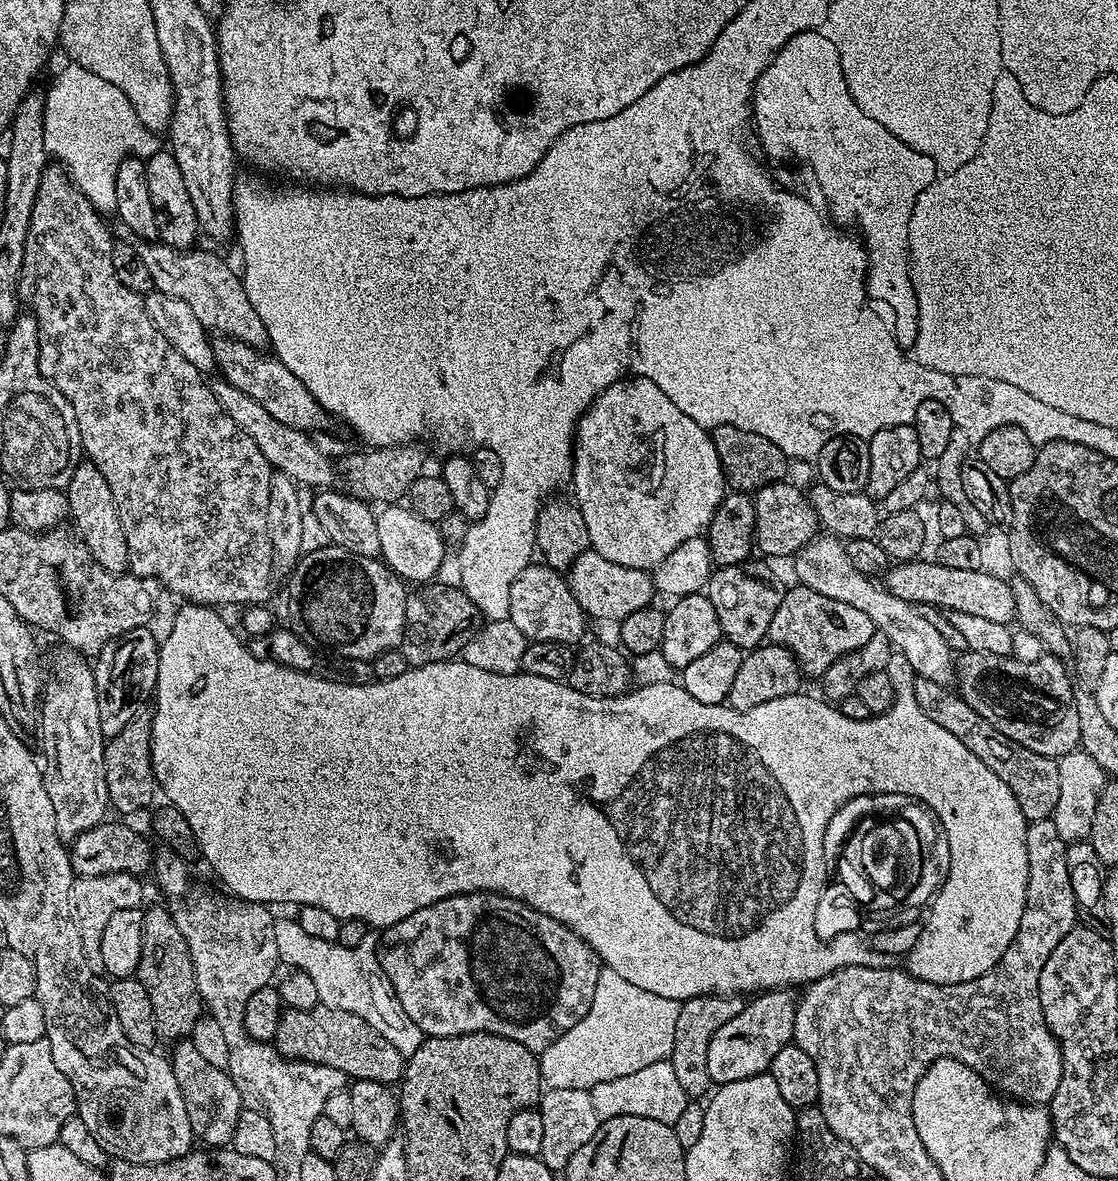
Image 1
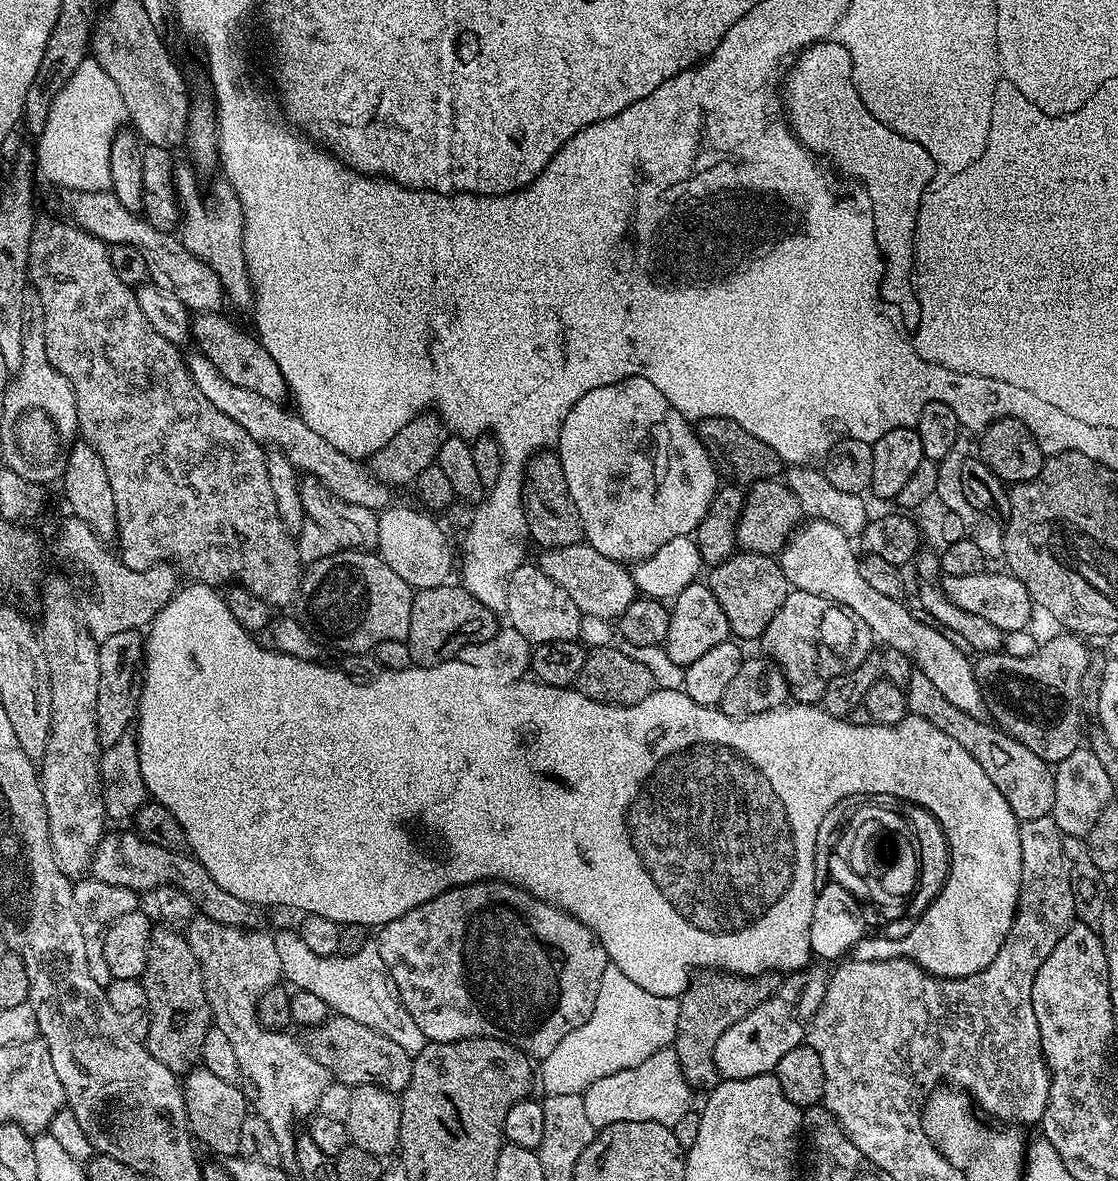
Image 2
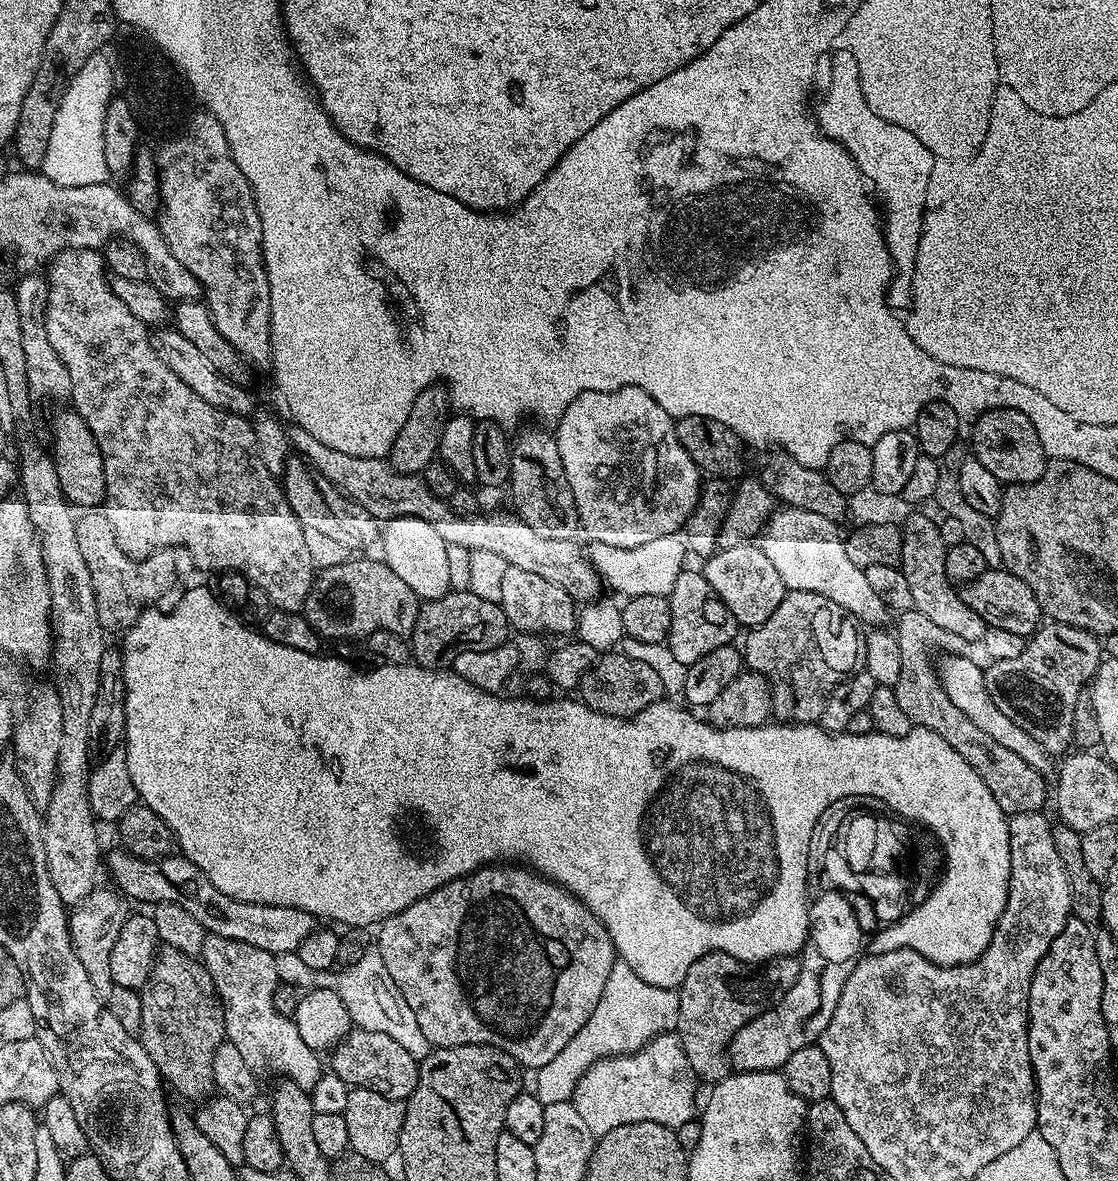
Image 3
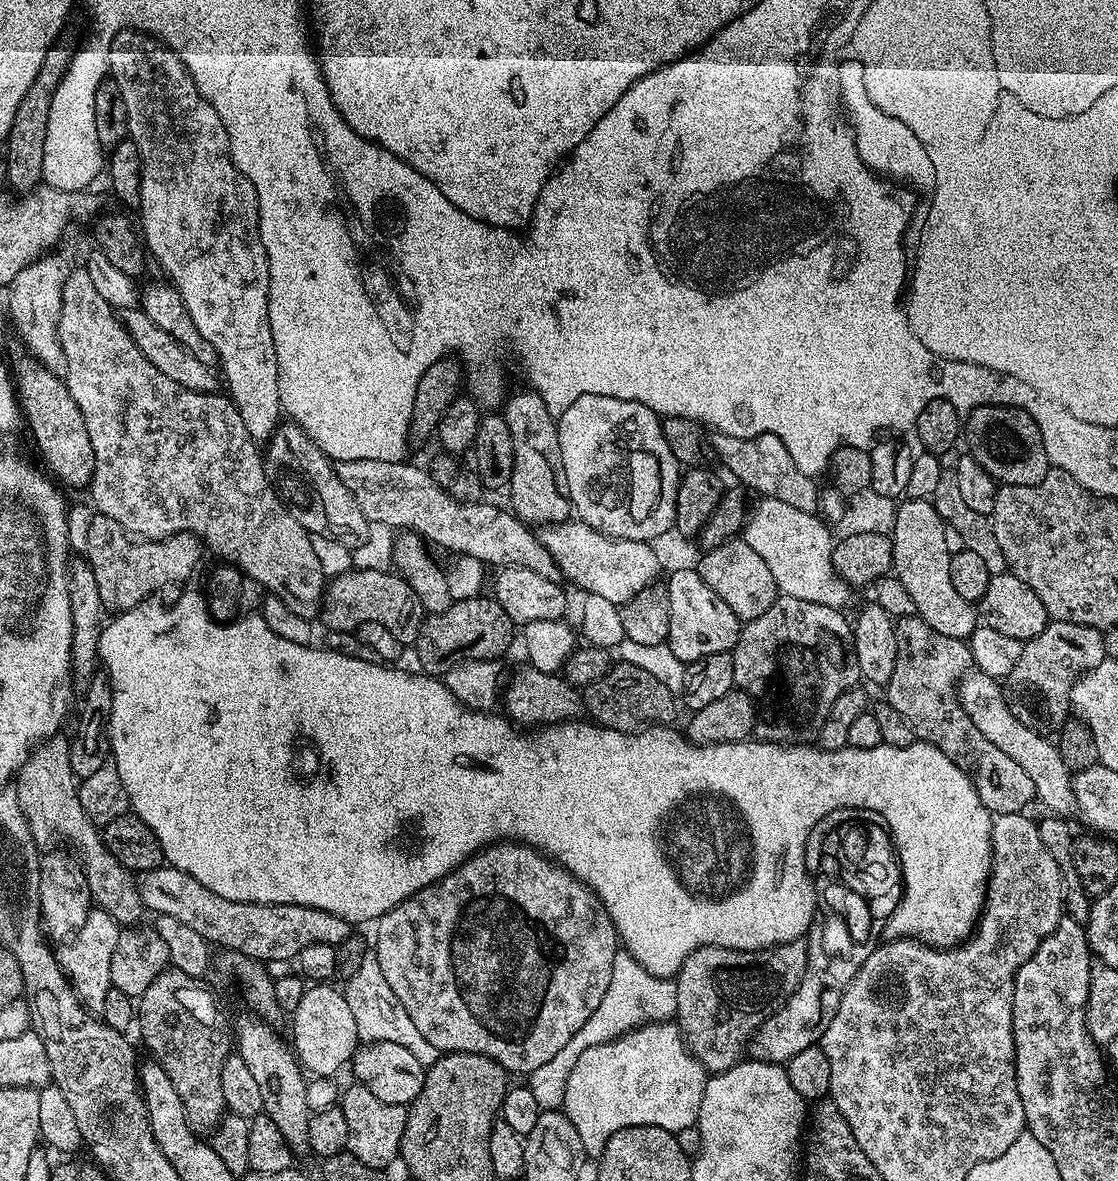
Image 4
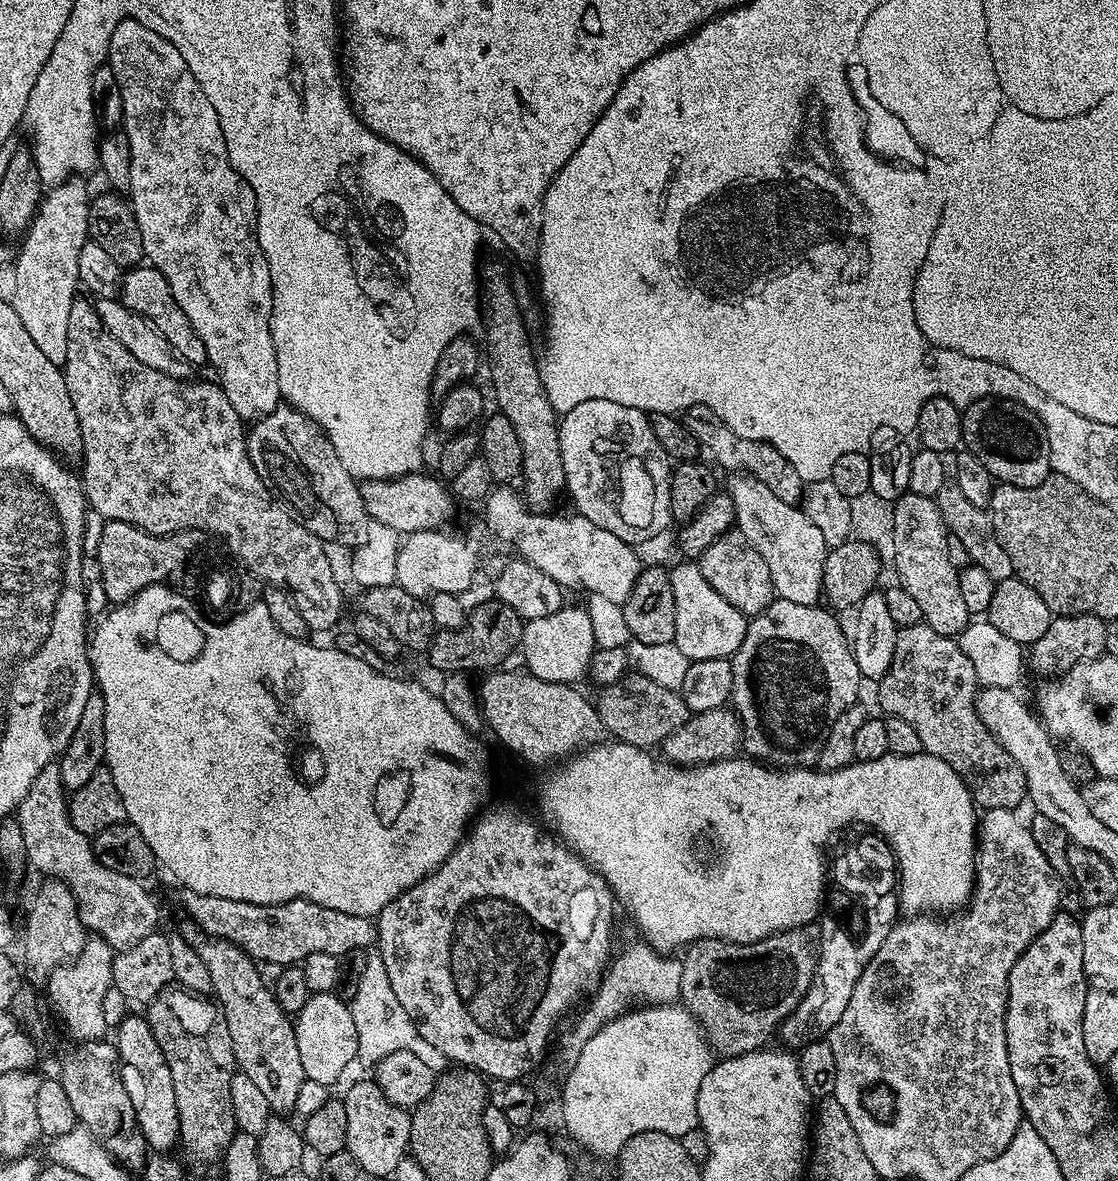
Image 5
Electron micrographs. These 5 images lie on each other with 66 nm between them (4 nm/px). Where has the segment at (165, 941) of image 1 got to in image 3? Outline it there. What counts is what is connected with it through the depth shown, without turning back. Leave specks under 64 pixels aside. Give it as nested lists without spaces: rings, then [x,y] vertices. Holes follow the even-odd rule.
[[[167,946],[161,947],[156,954],[154,970],[144,983],[140,992],[142,1016],[138,1031],[140,1045],[150,1054],[154,1066],[158,1066],[161,1077],[169,1089],[188,1100],[204,1102],[214,1092],[214,1050],[225,1043],[224,1009],[216,998],[216,987],[203,963],[195,956],[187,956],[182,951]]]

